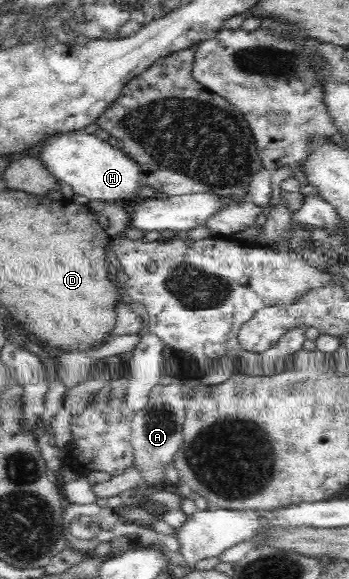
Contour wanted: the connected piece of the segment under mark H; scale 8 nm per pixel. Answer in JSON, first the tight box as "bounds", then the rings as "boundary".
{"bounds":[39,130,145,203],"boundary":[[[81,130],[50,135],[45,138],[45,148],[39,160],[55,178],[67,182],[75,195],[106,202],[119,200],[127,203],[142,199],[139,190],[145,183],[141,181],[141,165],[137,165],[123,149],[113,147],[95,134],[87,134]]]}

